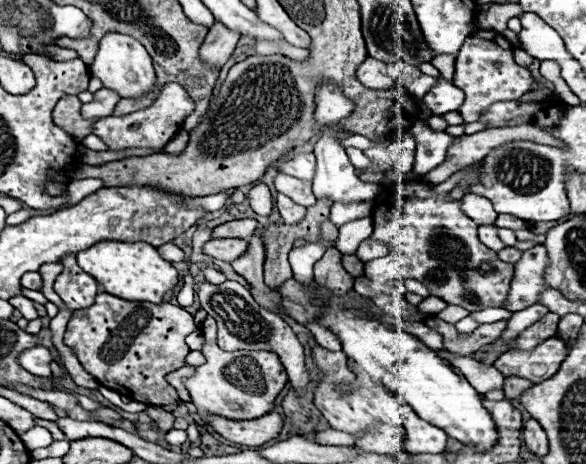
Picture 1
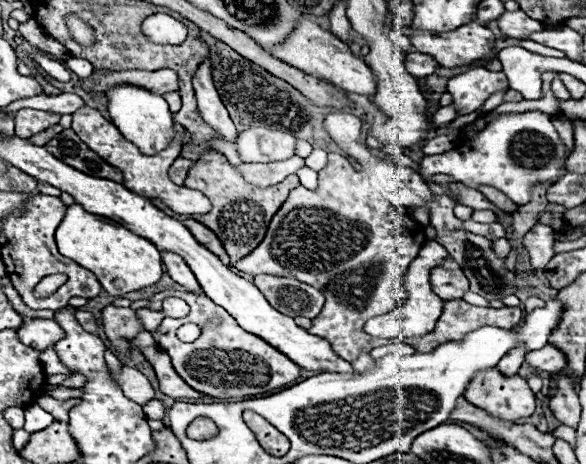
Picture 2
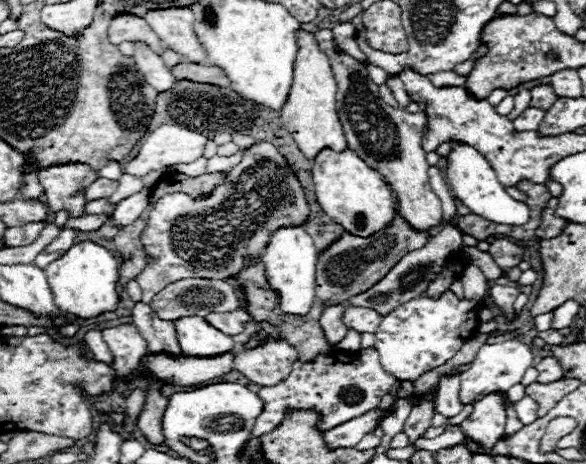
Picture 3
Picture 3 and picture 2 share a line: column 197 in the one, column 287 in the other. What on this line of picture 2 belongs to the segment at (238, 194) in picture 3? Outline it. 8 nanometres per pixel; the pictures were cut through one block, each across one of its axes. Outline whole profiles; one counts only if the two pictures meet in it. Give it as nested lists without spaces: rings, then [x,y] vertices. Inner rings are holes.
[[[340,154],[328,156],[328,166],[318,174],[320,188],[316,192],[298,186],[290,192],[288,200],[274,214],[264,240],[244,258],[240,258],[234,268],[240,272],[256,276],[258,272],[270,272],[274,276],[286,276],[302,280],[314,288],[318,288],[326,302],[322,312],[312,318],[310,332],[328,340],[332,350],[342,356],[342,360],[352,362],[358,358],[362,350],[370,350],[382,344],[390,344],[390,340],[368,336],[362,326],[368,318],[386,314],[396,306],[394,284],[404,276],[408,264],[418,256],[418,250],[426,242],[424,228],[410,220],[404,212],[398,212],[386,200],[372,192],[368,176],[352,168],[348,158]]]

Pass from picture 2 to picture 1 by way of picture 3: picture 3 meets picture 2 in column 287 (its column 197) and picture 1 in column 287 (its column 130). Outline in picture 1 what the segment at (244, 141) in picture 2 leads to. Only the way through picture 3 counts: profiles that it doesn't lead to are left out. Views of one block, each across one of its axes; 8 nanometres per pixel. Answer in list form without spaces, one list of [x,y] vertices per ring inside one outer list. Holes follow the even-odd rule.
[[[300,152],[294,158],[286,160],[280,168],[280,172],[300,178],[300,180],[312,180],[314,178],[314,166],[316,166],[316,158],[310,152]]]

